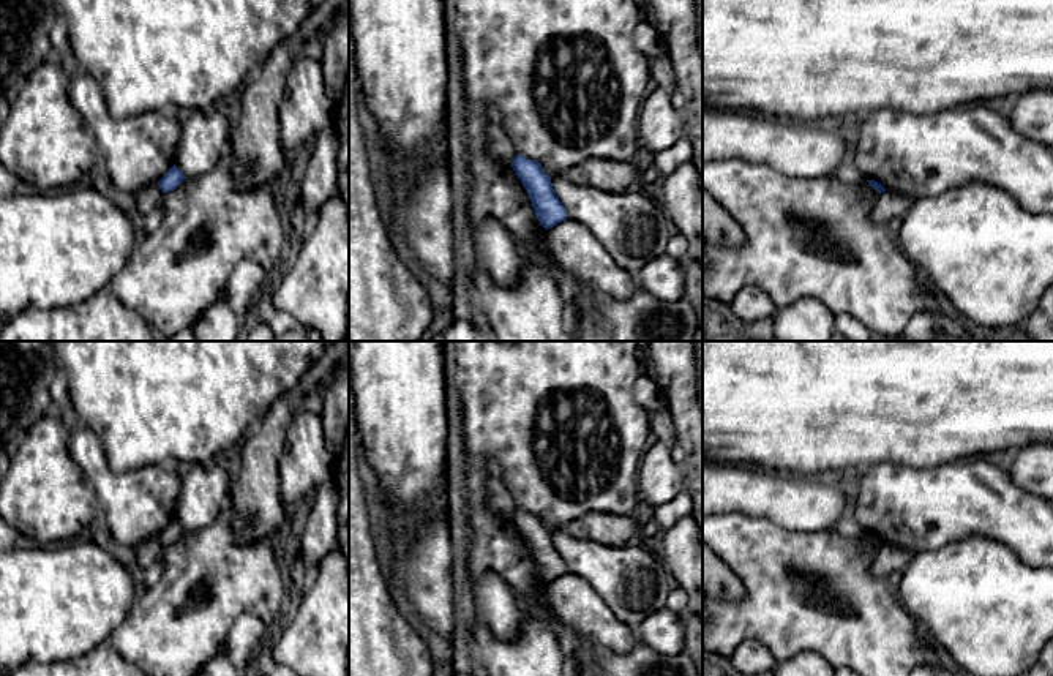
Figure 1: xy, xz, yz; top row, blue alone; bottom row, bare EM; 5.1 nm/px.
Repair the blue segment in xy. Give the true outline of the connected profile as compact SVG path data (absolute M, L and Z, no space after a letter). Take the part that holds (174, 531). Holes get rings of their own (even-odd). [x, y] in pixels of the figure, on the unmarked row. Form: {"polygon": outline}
{"polygon": "M174 518L164 531L158 535L158 540L163 546L174 545L186 531L183 526Z"}

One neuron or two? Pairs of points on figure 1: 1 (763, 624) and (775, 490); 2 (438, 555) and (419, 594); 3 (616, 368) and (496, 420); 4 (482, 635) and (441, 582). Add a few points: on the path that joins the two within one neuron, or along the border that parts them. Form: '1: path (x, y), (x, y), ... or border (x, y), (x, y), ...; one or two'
1: border (736, 510), (764, 515), (793, 529), (809, 529); two
2: path (428, 564), (423, 569), (423, 585); one
3: path (586, 373), (547, 386), (526, 403); one
4: border (472, 629), (482, 623), (496, 637), (509, 642); two

